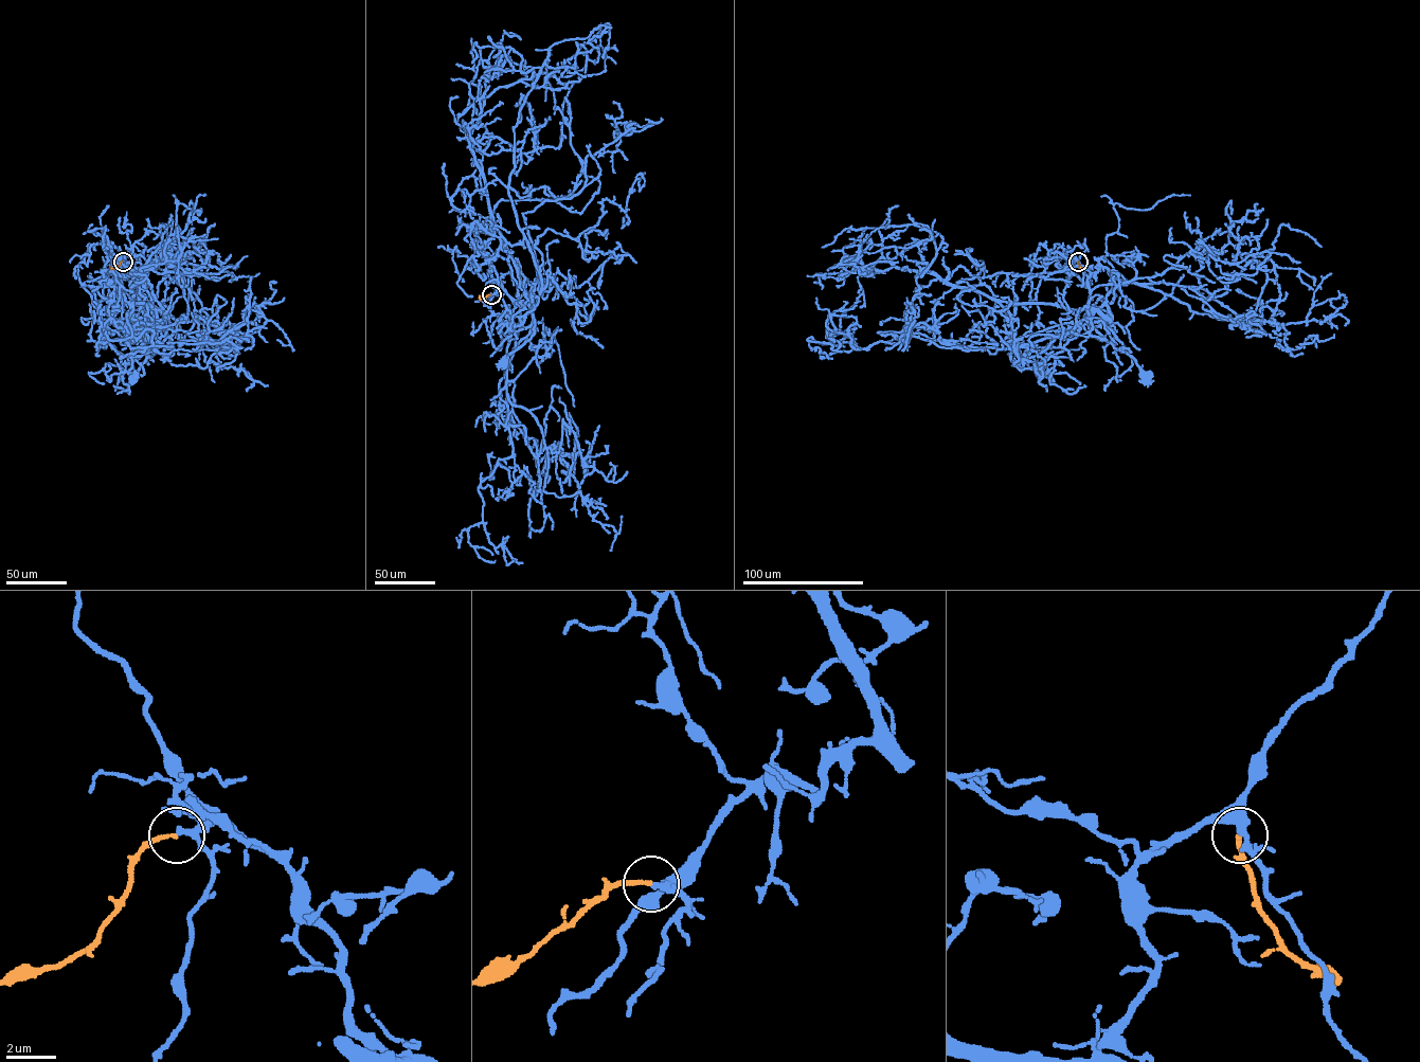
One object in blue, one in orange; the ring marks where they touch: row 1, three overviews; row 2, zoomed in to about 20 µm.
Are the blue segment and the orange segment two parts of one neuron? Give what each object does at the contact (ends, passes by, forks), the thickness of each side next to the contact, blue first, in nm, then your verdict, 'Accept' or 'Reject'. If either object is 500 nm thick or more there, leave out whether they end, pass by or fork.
At the ring blue passes by. At the ring orange ends. Thickness 200 nm (blue) against 170 nm. Accept

